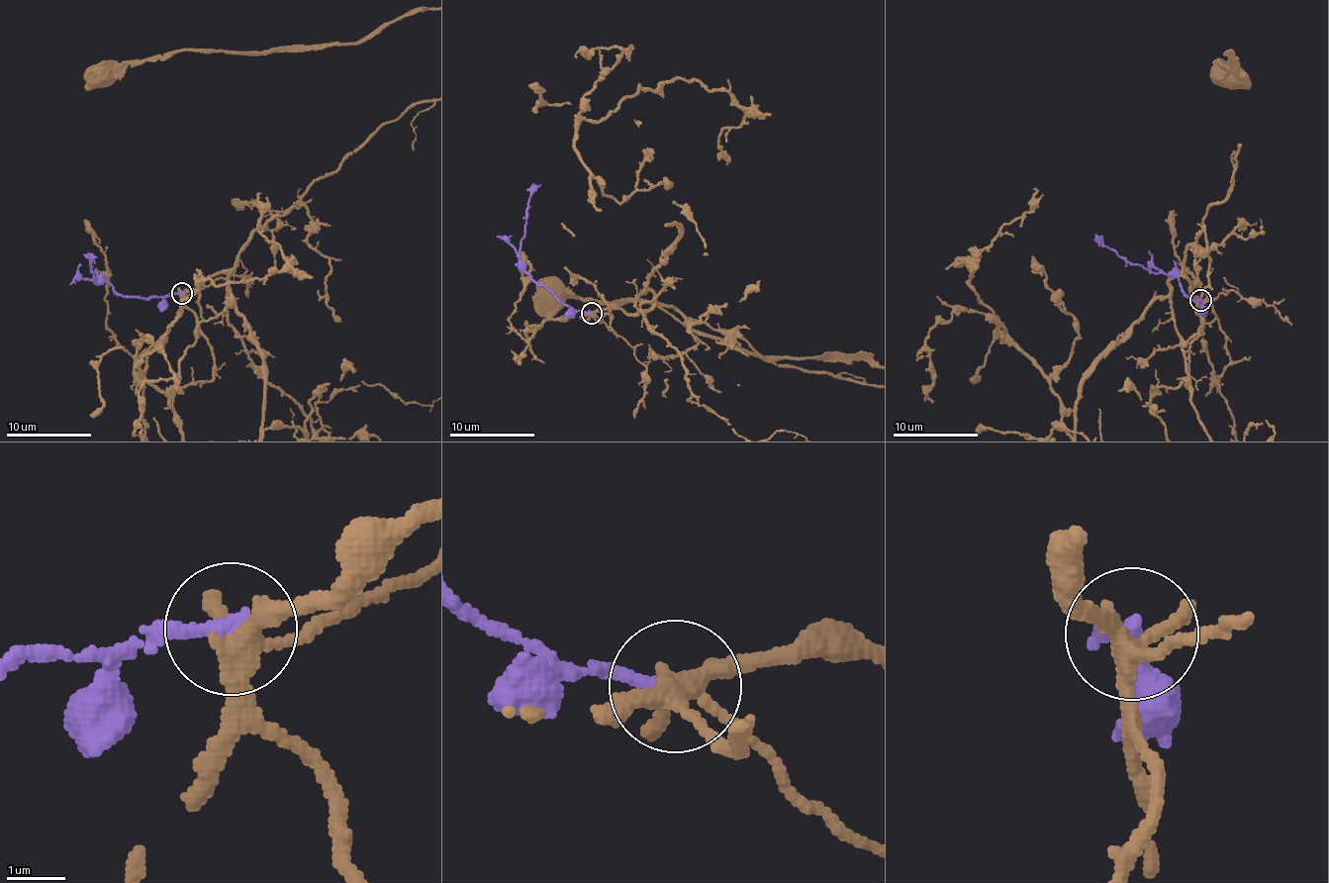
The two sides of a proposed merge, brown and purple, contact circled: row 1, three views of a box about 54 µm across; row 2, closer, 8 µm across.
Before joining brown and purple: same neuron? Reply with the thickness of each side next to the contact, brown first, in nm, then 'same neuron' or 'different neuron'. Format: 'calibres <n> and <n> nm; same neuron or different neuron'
calibres 320 and 280 nm; different neuron

